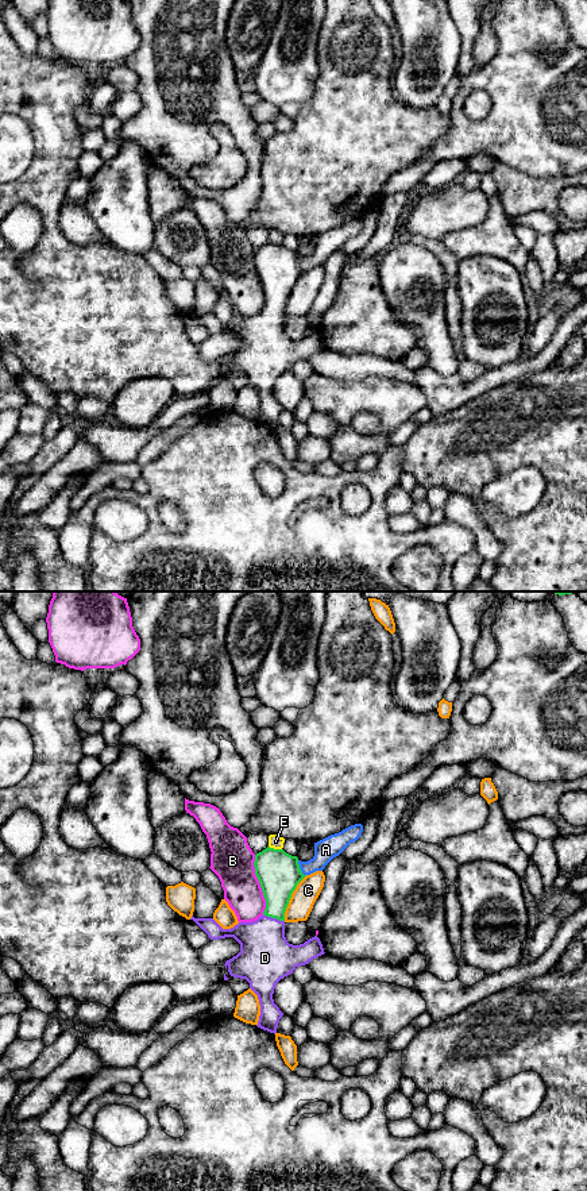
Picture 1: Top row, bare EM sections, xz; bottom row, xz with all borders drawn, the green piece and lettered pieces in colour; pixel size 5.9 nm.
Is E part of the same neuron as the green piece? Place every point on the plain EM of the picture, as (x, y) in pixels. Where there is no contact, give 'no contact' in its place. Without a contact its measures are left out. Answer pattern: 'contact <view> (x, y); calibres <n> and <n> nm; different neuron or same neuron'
contact xz (275, 245); calibres 260 and 90 nm; different neuron

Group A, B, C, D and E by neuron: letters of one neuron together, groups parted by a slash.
A D / B / C / E

